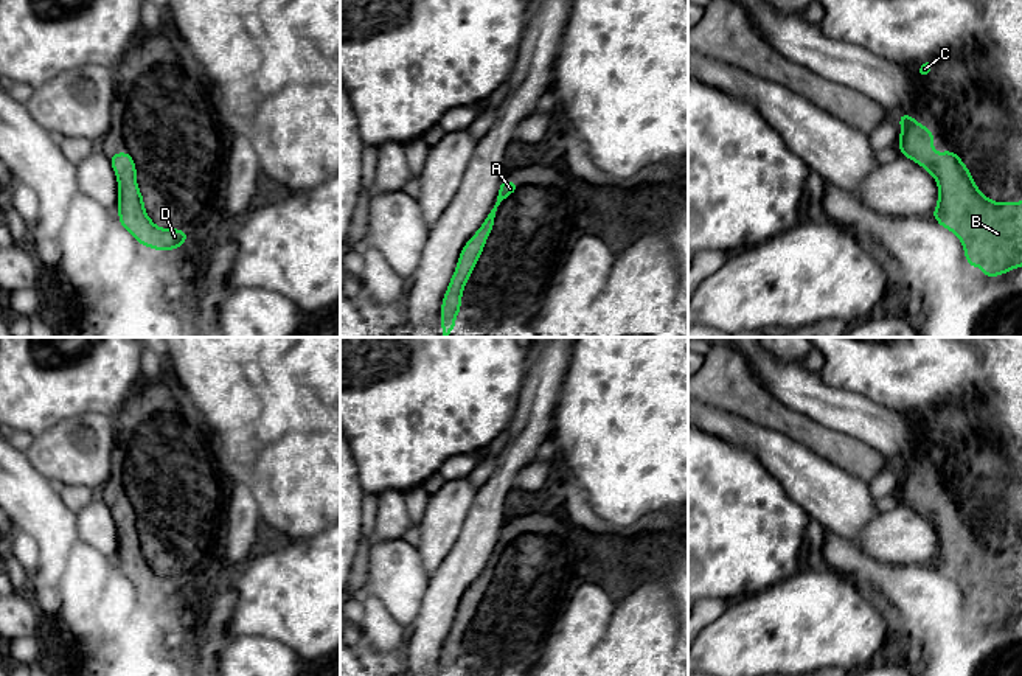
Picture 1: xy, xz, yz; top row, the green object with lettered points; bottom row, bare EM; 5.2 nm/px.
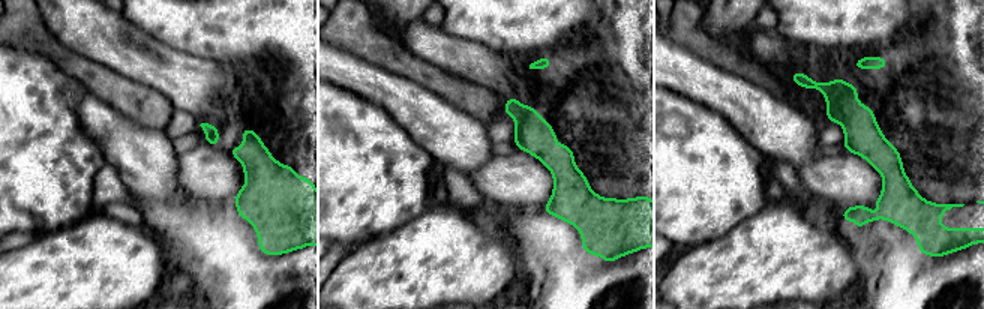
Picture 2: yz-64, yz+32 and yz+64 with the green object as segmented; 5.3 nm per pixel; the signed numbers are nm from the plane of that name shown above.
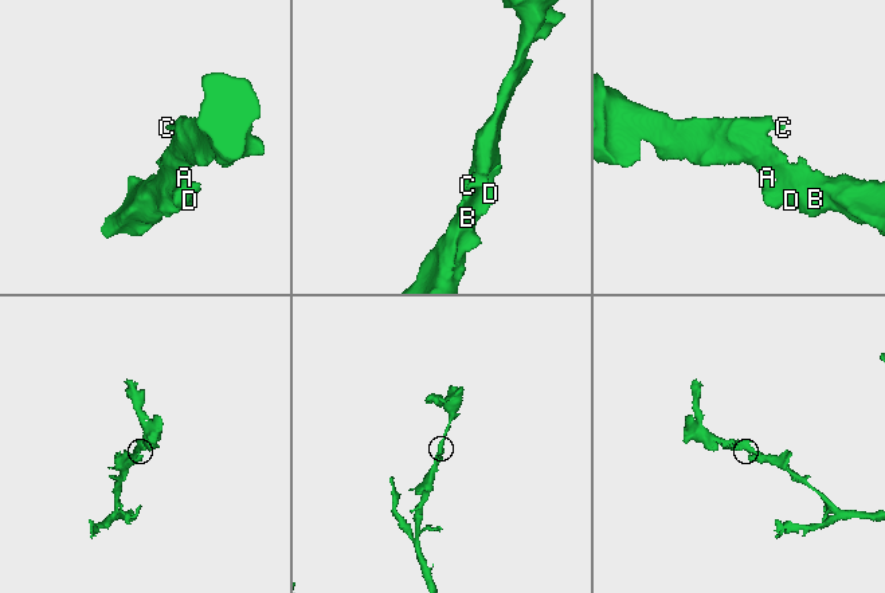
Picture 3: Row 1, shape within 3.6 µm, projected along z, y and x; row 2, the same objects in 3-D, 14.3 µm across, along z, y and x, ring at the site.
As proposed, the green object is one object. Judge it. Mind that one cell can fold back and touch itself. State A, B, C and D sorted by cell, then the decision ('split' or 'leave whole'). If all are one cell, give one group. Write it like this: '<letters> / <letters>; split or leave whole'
A B C D; leave whole

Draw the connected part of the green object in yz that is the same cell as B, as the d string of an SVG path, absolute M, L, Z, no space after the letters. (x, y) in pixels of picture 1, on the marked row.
M909 113L898 117L901 135L898 148L901 154L913 160L932 174L938 183L938 202L930 216L955 233L961 241L965 258L969 266L982 267L983 275L999 277L1011 269L1022 267L1022 200L1000 204L982 194L971 171L954 151L933 152L933 131L924 127Z

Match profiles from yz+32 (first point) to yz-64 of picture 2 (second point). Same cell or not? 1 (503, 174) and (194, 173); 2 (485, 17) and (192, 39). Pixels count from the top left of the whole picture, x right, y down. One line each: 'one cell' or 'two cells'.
1: one cell
2: one cell

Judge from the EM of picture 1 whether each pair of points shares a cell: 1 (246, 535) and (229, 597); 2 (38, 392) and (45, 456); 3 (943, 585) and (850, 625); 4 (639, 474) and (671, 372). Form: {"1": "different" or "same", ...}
{"1": "same", "2": "different", "3": "different", "4": "same"}

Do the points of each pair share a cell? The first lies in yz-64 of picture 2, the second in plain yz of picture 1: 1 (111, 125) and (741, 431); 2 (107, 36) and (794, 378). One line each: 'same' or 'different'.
1: same
2: same

